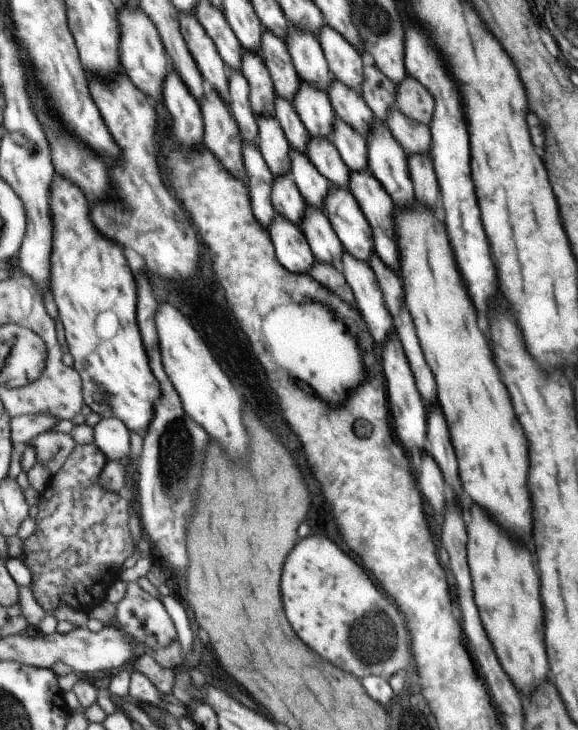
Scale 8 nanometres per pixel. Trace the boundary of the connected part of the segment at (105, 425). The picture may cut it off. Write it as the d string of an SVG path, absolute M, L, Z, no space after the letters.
M115 416L102 418L94 426L94 443L106 454L108 460L121 460L131 452L130 428Z

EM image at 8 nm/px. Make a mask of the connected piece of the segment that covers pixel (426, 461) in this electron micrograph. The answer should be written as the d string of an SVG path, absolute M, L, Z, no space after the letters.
M423 454L419 460L419 470L417 470L417 484L421 484L421 492L425 492L425 502L435 512L441 512L445 500L445 482L441 476L441 470L437 464L431 460L431 456Z

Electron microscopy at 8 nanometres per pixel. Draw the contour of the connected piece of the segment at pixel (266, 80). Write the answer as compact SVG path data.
M242 50L241 74L248 84L248 101L255 116L271 115L274 88L257 52Z

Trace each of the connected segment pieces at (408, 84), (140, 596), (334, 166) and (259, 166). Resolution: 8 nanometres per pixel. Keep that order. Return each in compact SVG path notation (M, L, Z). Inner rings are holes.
M407 74L396 86L395 97L394 105L399 112L402 112L408 119L424 125L429 124L431 112L433 112L433 98L417 79Z
M137 581L129 583L125 598L117 604L116 608L115 624L122 628L125 633L128 633L129 636L132 636L137 643L141 642L144 646L149 646L149 648L155 651L159 647L163 648L172 645L179 638L175 622L169 616L169 612L163 606L163 602L159 598L151 596L149 592L145 592L137 584Z
M309 136L305 153L315 170L318 170L319 174L328 180L329 184L341 188L348 186L350 170L343 164L330 138Z
M242 141L241 154L243 168L247 175L246 184L248 185L252 212L258 223L267 230L275 213L270 201L270 186L273 176L269 172L255 142Z

